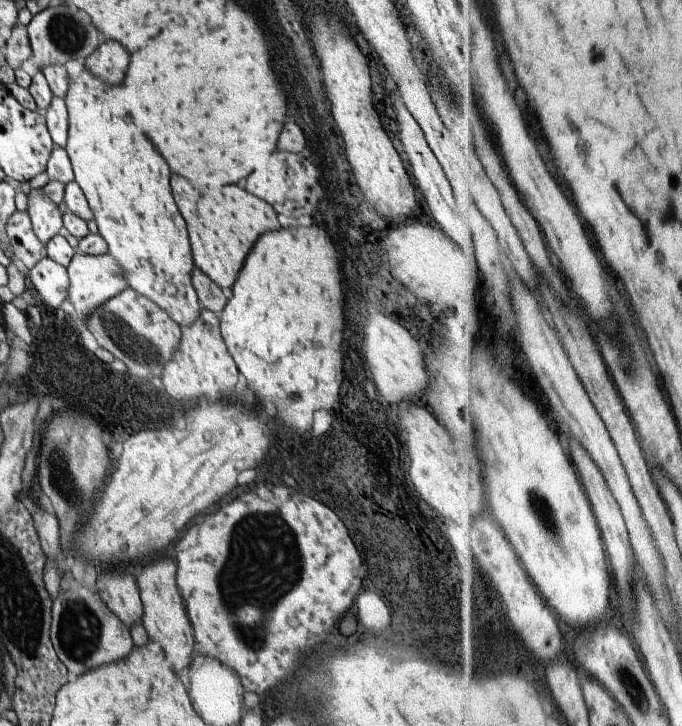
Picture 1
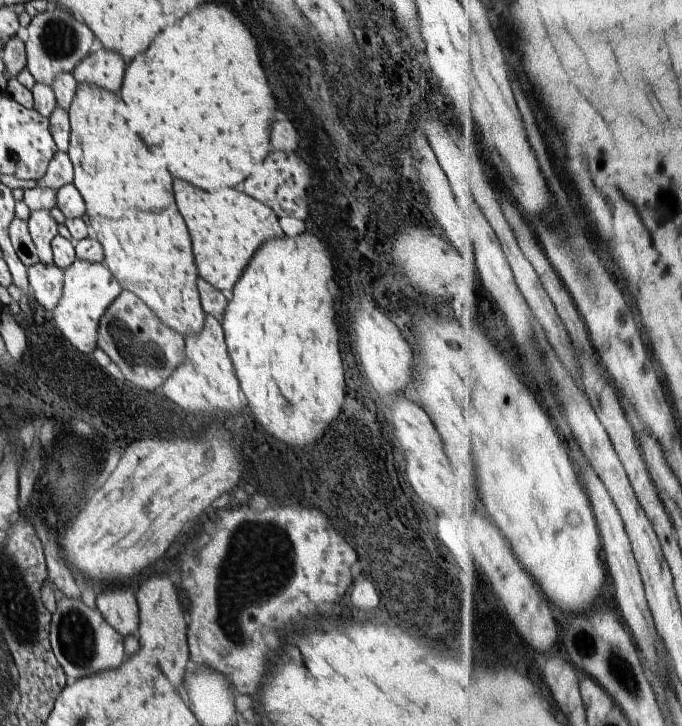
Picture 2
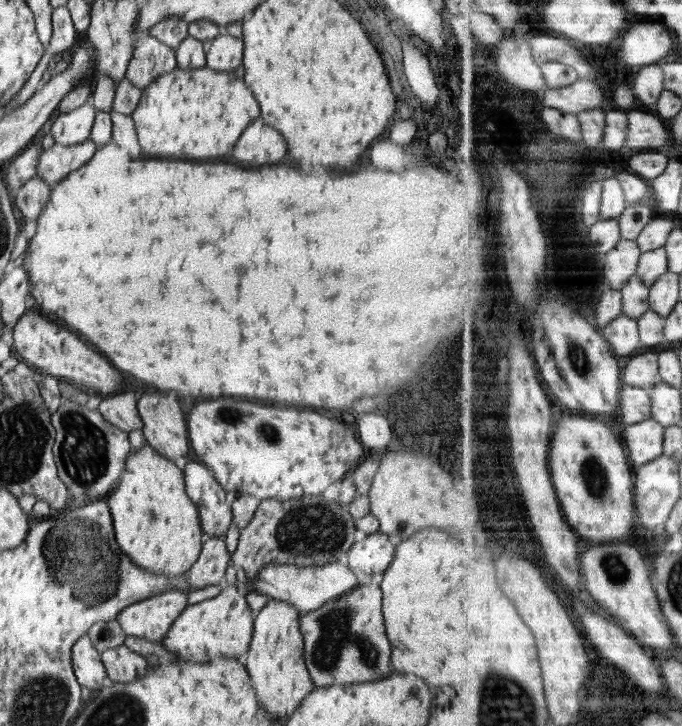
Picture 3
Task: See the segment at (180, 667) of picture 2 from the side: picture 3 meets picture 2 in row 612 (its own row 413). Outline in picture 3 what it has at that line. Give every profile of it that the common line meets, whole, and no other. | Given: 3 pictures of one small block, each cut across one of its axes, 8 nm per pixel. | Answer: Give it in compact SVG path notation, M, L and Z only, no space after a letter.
M154 392L154 394L144 394L140 400L138 400L137 409L141 421L143 422L142 432L147 438L147 443L167 459L174 461L180 456L188 457L189 434L187 431L186 417L180 406L178 406L178 400L174 394L164 394L164 392Z

